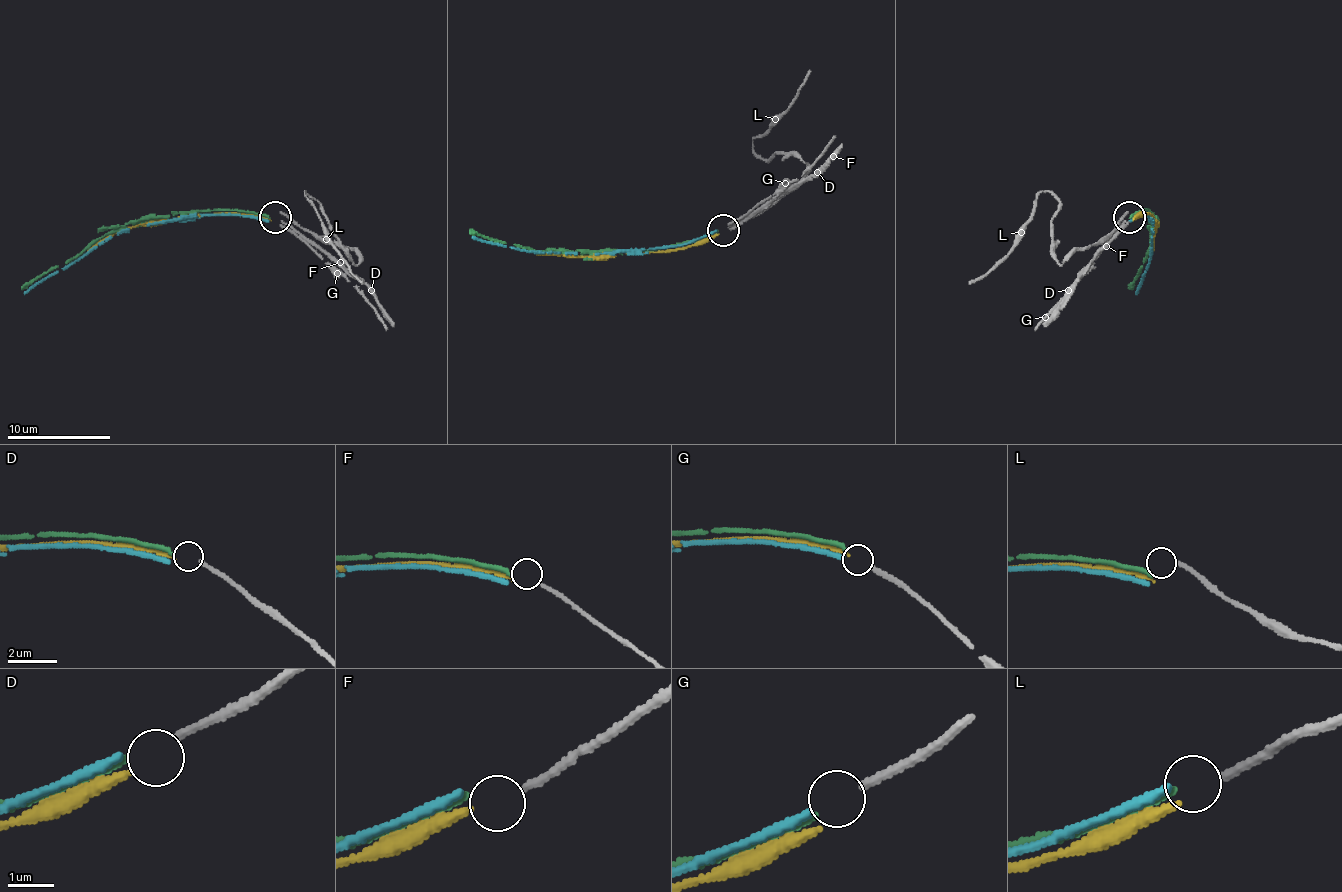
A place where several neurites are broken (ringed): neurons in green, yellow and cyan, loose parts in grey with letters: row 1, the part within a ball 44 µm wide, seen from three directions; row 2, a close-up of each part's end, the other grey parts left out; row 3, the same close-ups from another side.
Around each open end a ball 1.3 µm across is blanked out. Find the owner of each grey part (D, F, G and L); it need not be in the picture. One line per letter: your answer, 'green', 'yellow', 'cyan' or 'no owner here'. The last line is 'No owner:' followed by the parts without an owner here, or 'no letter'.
D: green
F: yellow
G: cyan
L: no owner here
No owner: L

